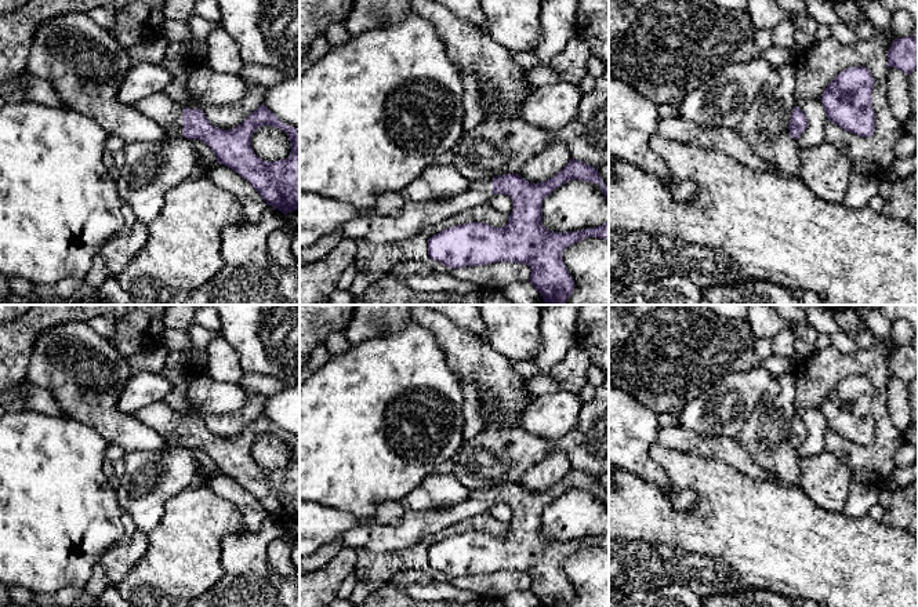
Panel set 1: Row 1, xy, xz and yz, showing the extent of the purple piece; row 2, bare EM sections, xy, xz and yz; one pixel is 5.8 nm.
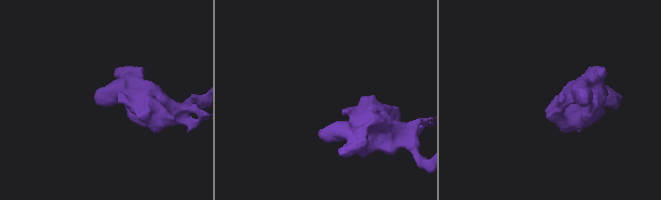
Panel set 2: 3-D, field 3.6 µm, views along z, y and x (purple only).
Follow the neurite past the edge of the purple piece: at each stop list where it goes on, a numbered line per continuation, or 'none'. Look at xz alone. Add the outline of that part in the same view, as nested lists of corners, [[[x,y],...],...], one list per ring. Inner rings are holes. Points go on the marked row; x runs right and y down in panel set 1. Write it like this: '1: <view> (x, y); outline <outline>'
1: xz (413, 218); outline [[[475,179],[456,197],[429,203],[407,201],[393,217],[369,214],[341,225],[334,235],[351,241],[396,243],[427,230],[453,214],[487,203],[493,196],[493,179]]]

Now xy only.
1: xy (169, 115); outline [[[156,92],[131,106],[155,120],[163,130],[184,137],[184,108],[168,98],[166,92]]]

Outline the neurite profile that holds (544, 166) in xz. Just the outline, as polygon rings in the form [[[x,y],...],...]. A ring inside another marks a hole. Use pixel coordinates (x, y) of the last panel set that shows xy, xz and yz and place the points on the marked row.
[[[552,142],[541,153],[526,161],[519,175],[531,182],[540,183],[554,178],[572,160],[563,143]]]

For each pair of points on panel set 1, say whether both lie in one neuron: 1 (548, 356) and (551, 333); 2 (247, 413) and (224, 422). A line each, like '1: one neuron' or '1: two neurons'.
1: one neuron
2: one neuron

